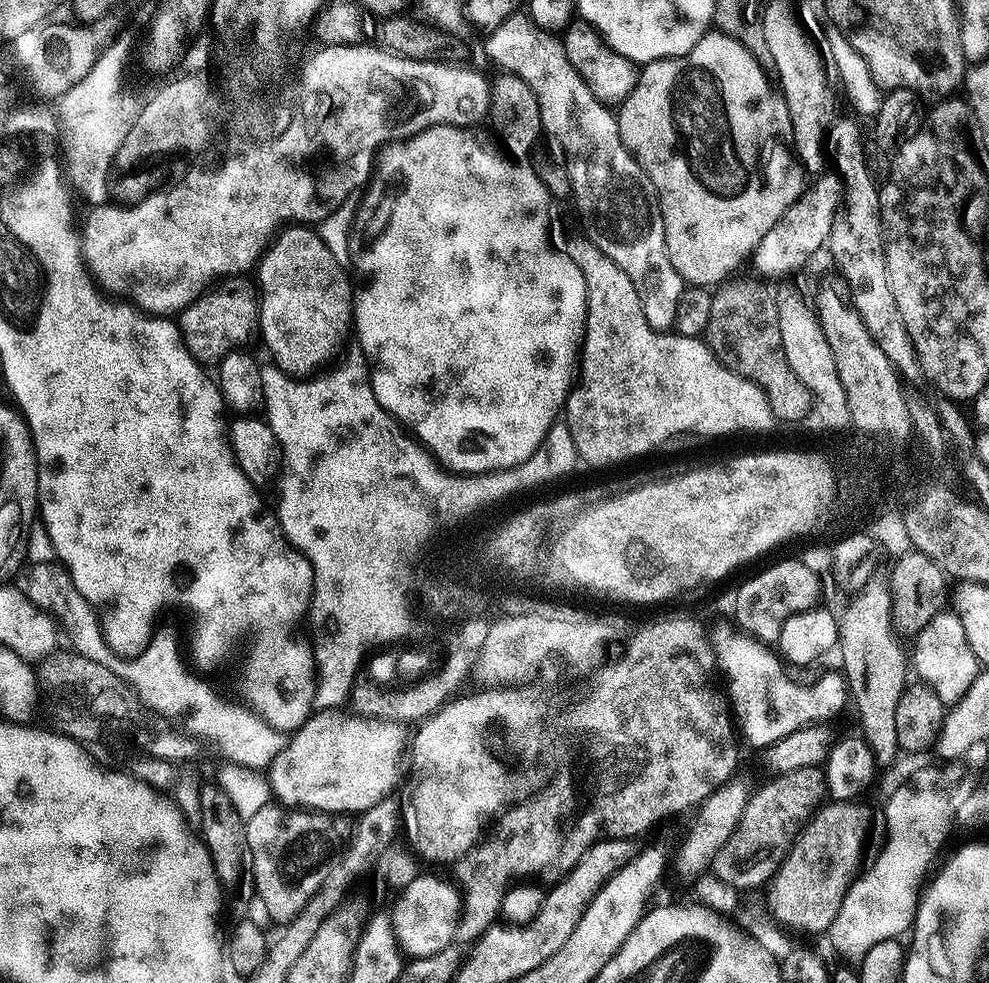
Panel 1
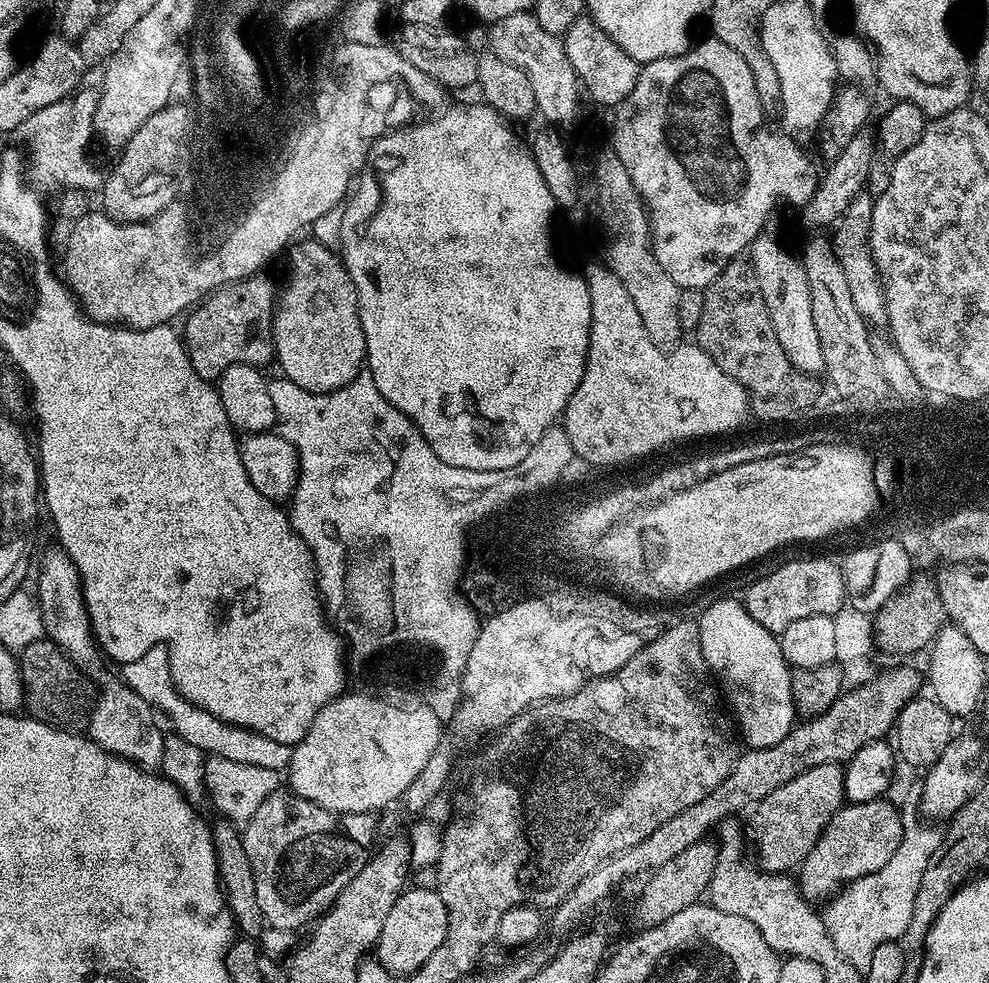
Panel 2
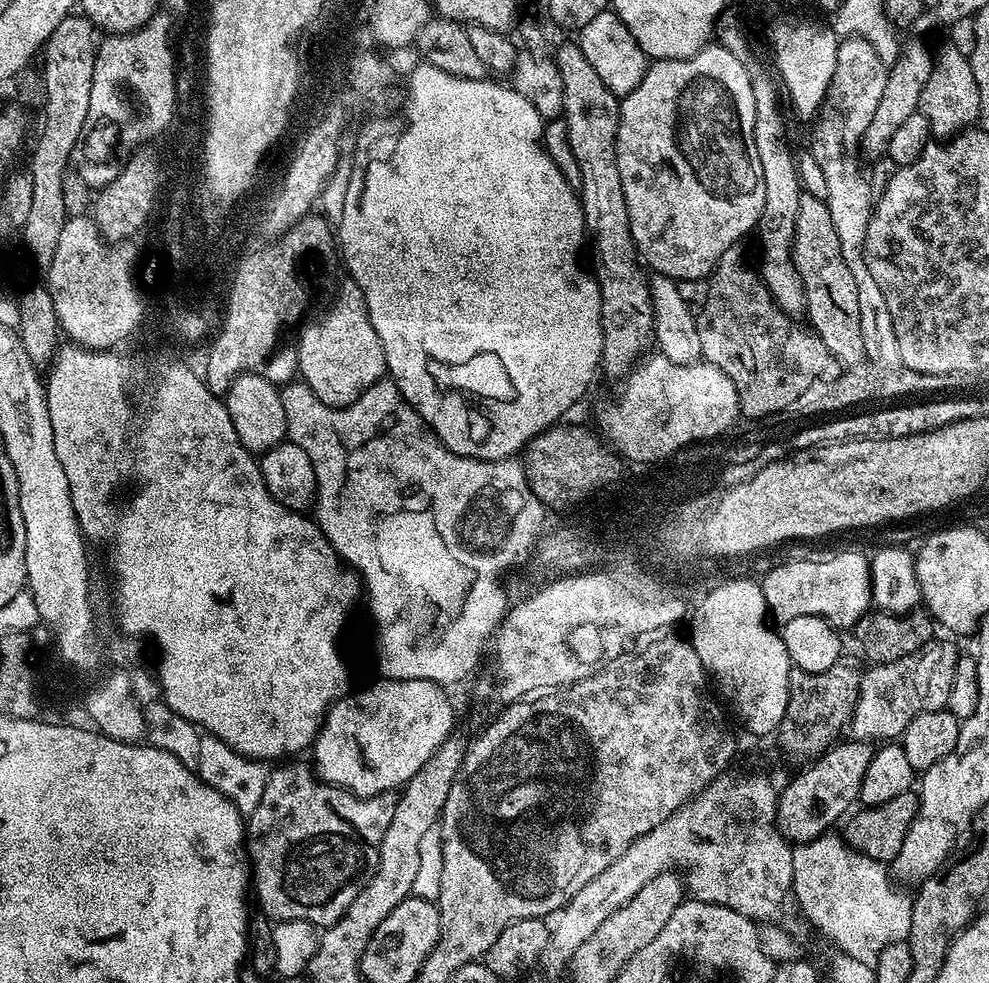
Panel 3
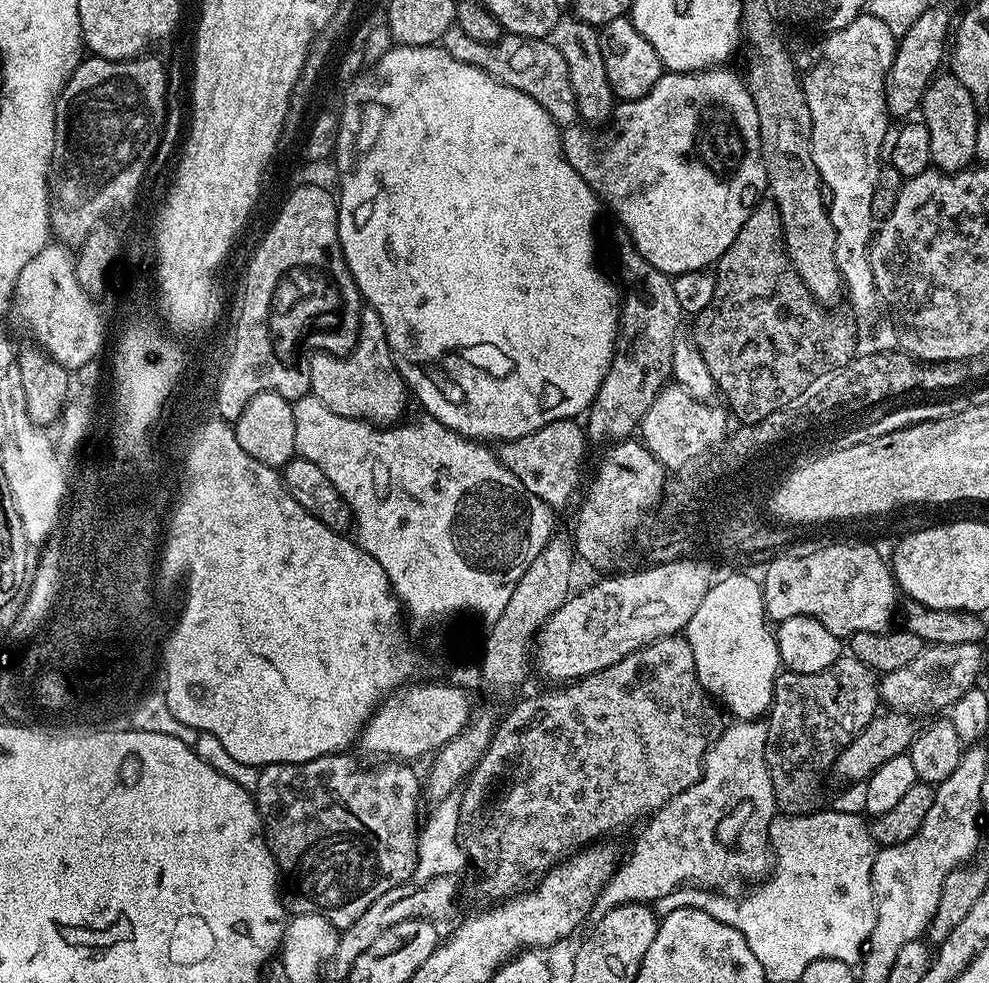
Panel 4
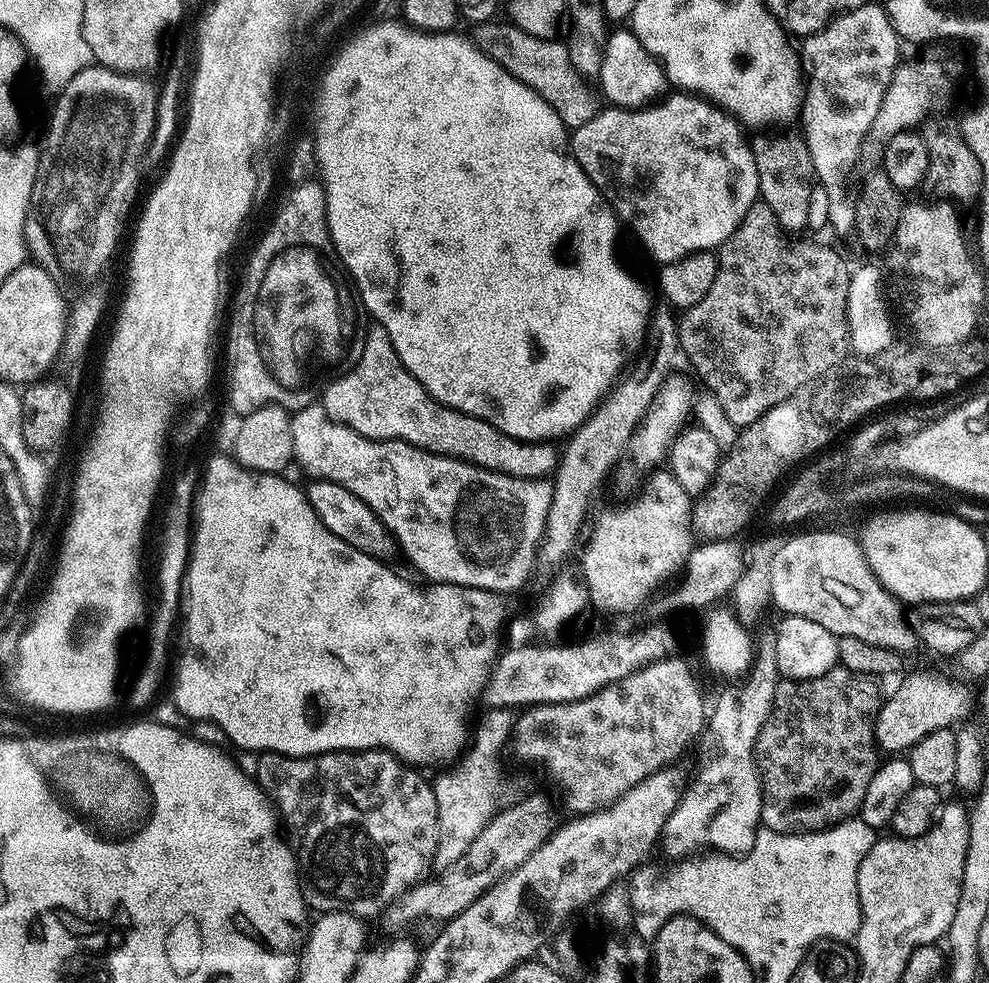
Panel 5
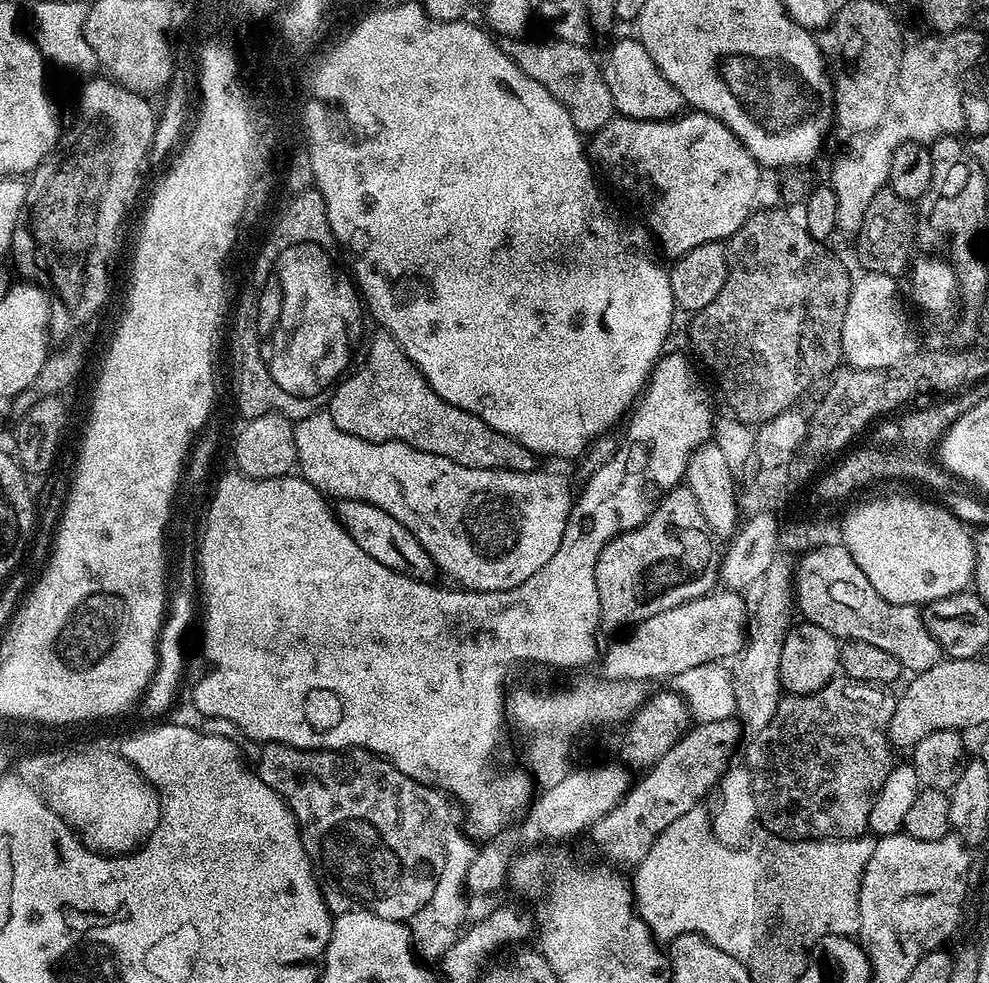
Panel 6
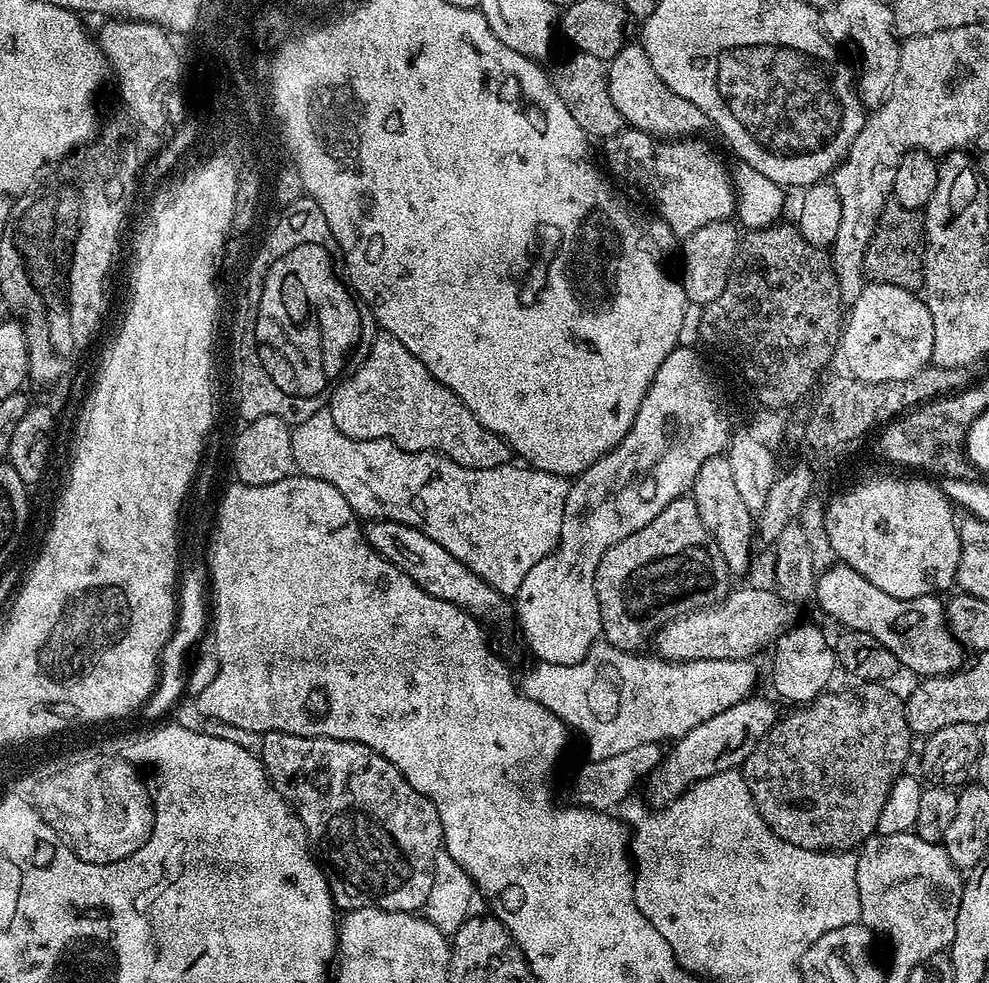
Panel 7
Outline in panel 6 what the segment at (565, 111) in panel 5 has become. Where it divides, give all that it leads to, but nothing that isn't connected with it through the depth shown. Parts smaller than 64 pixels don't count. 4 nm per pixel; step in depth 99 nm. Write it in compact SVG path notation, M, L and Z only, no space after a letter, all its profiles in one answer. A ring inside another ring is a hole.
M504 38L499 41L499 45L526 75L538 82L538 86L546 86L546 90L550 90L550 94L554 94L554 98L566 106L570 122L574 122L581 134L597 132L617 115L614 98L610 98L610 86L606 86L601 61L596 61L585 45L547 39Z

